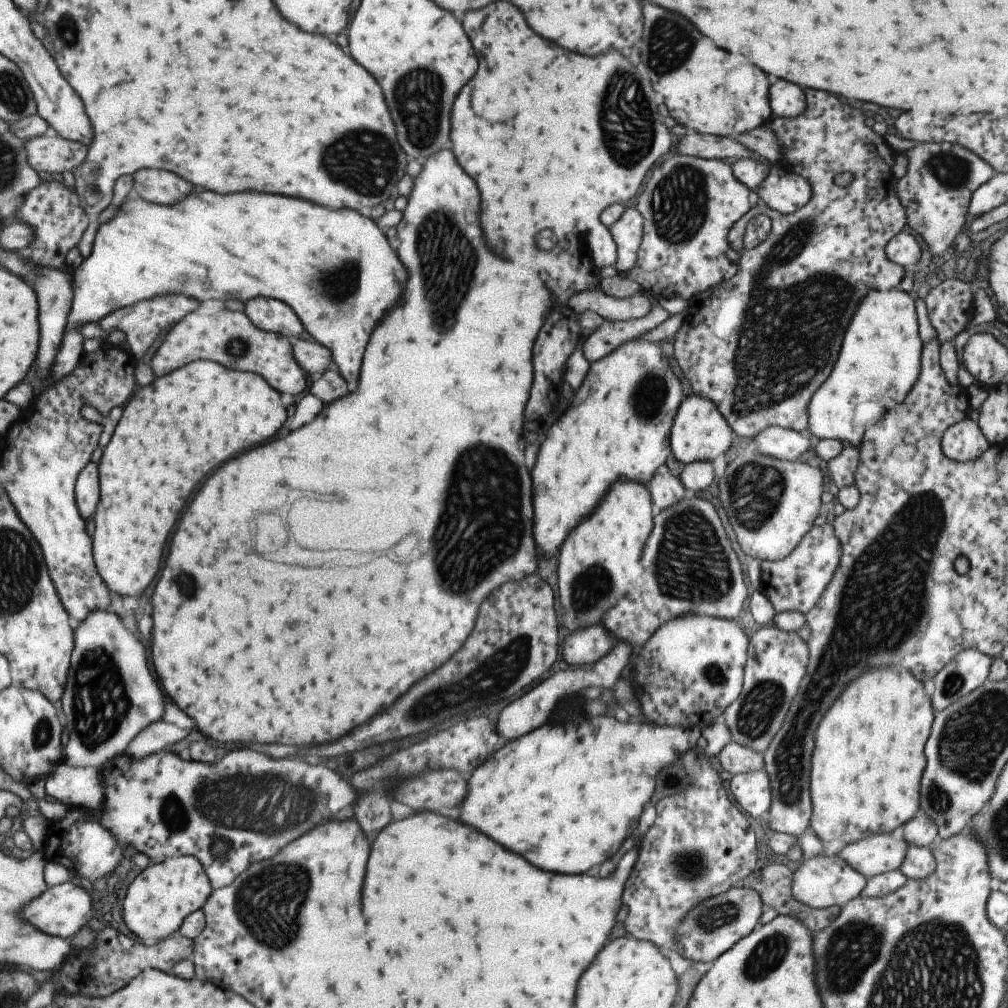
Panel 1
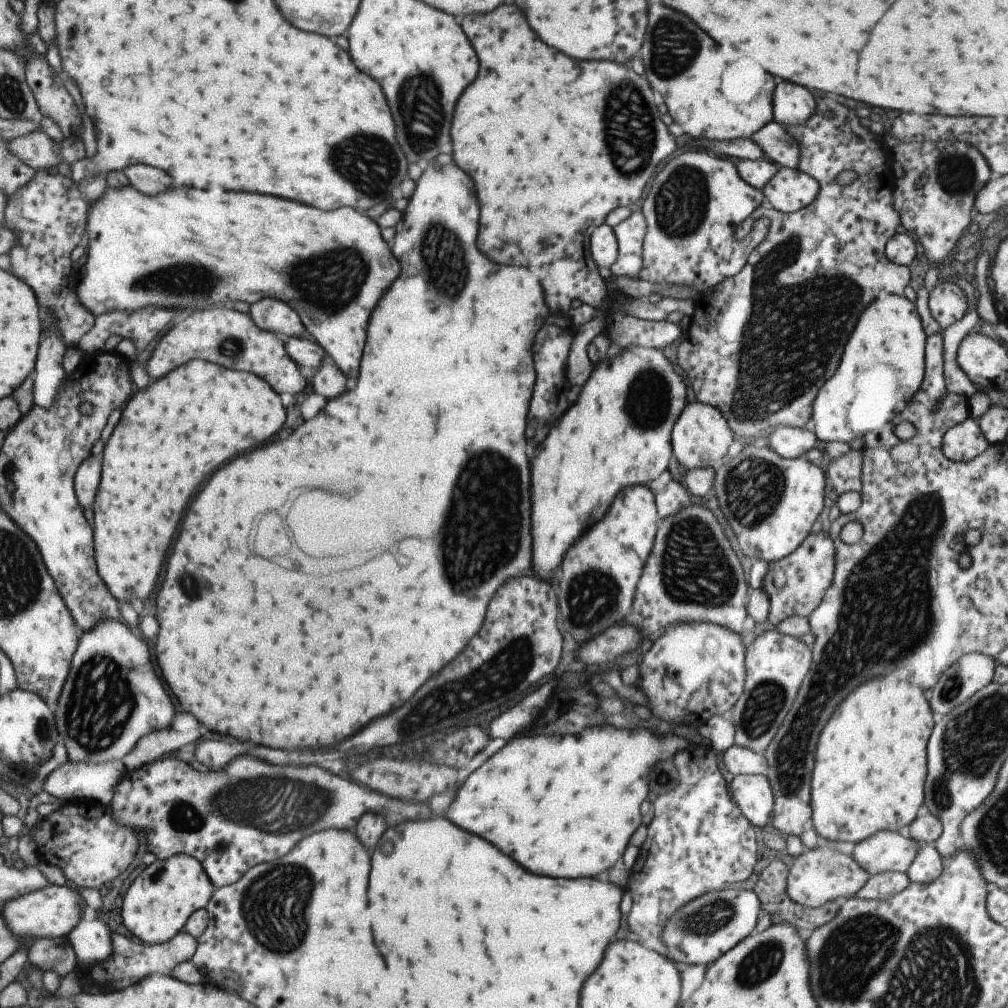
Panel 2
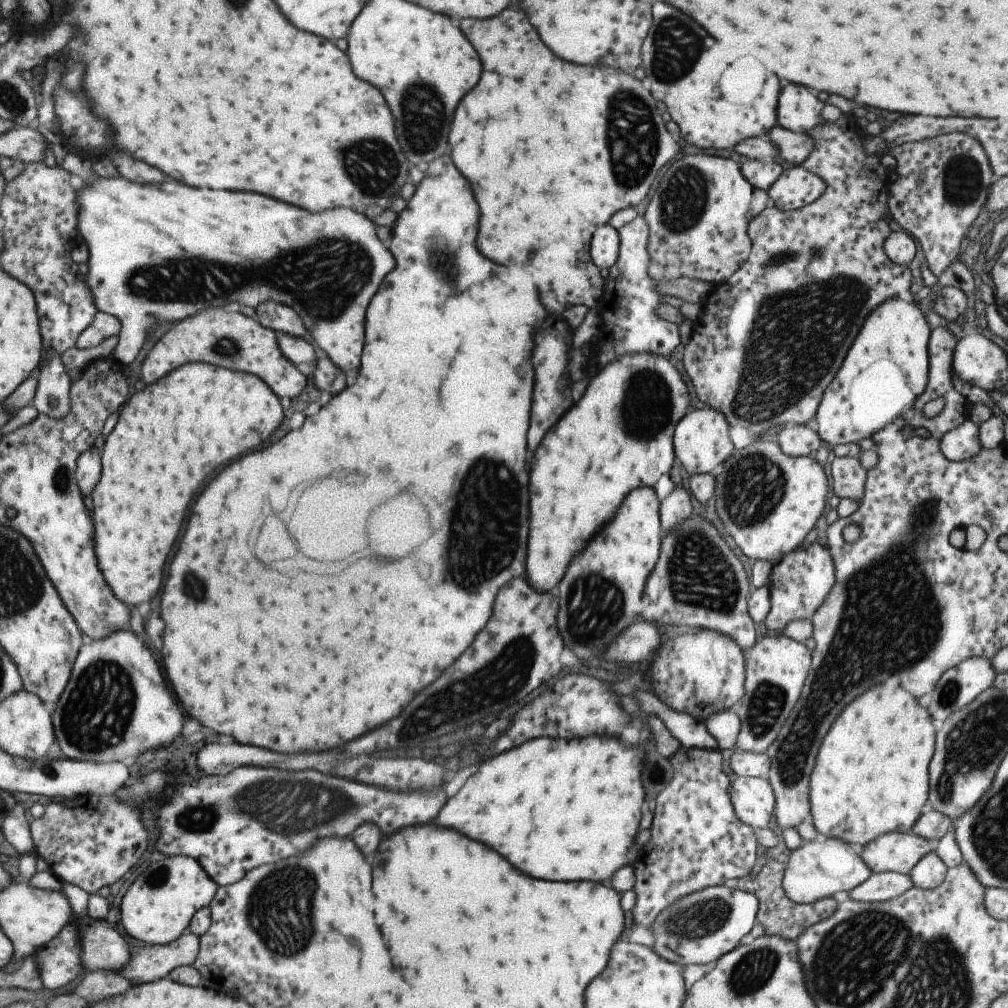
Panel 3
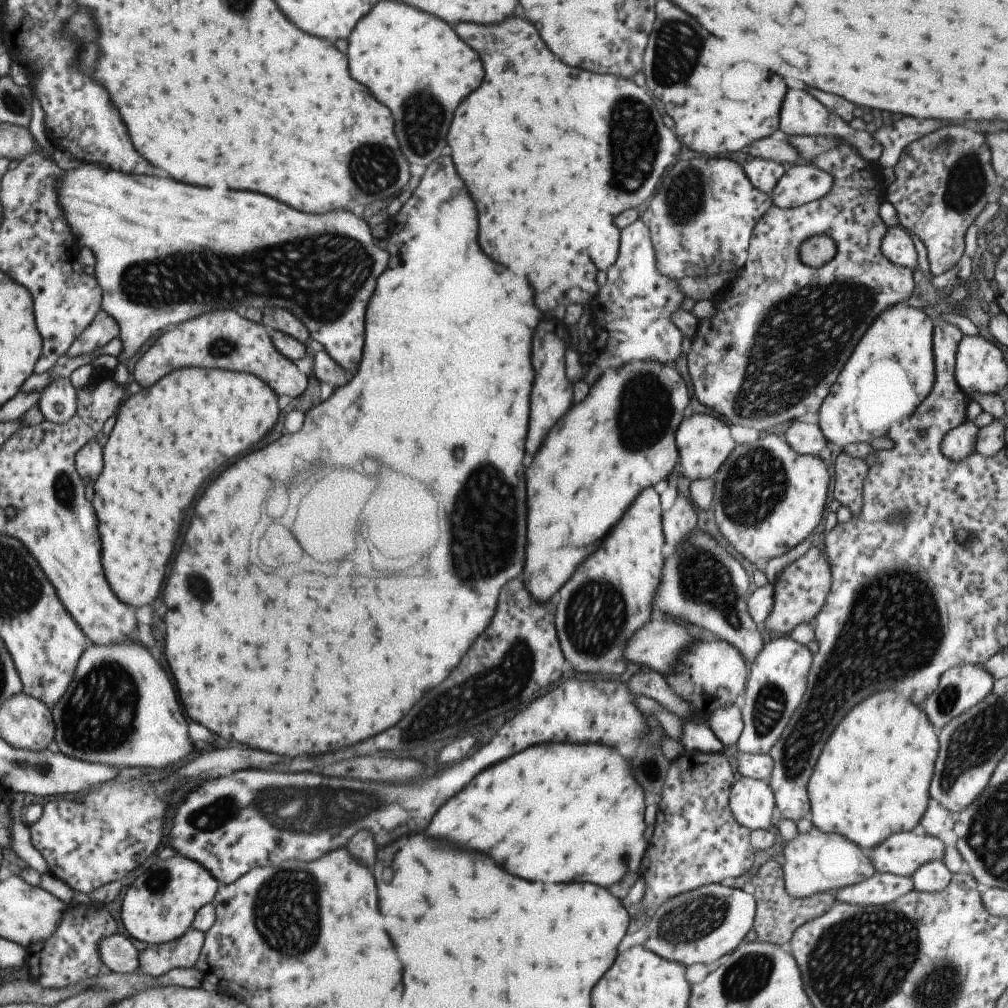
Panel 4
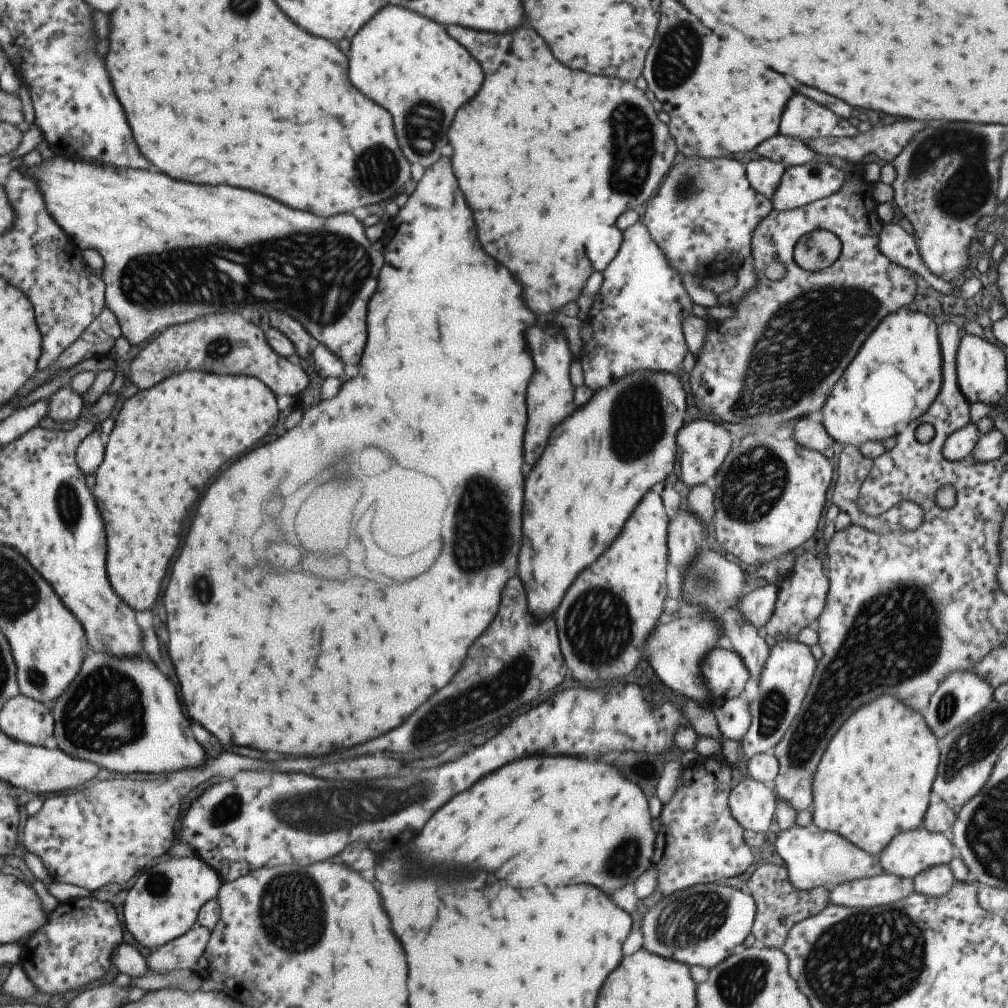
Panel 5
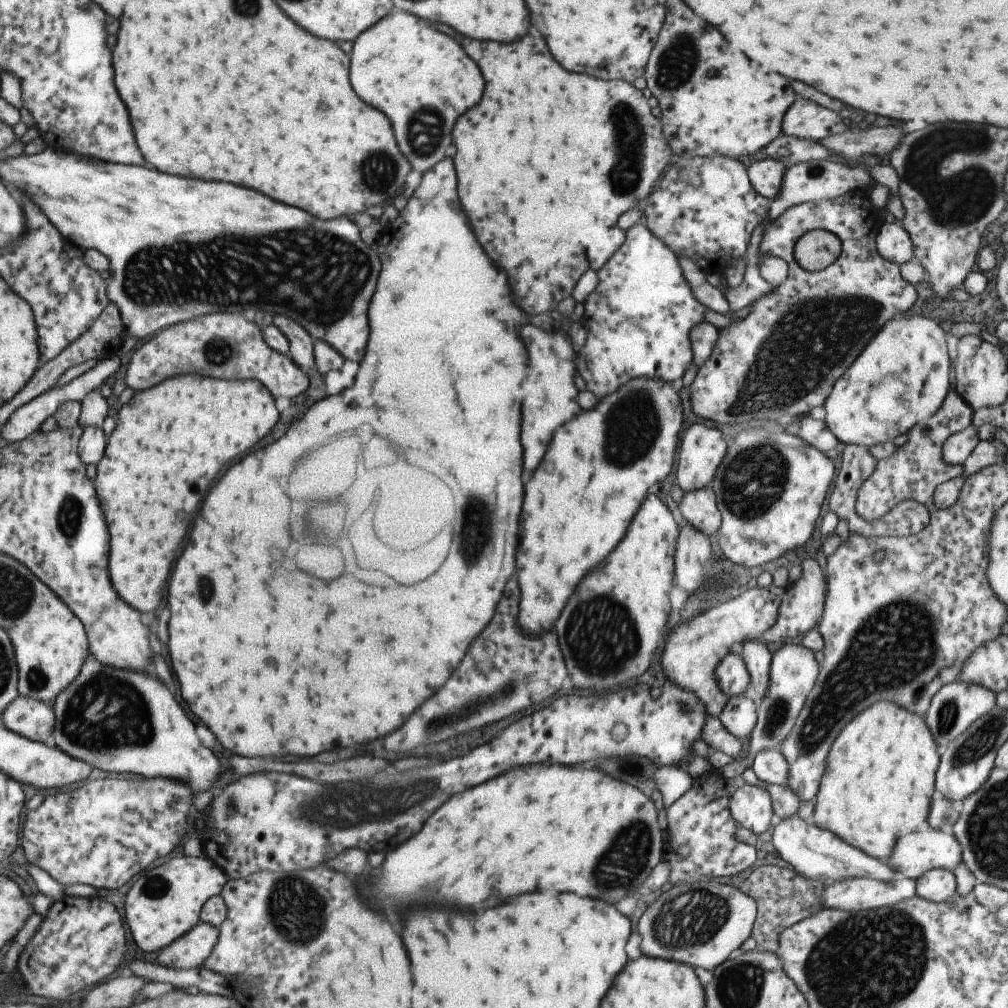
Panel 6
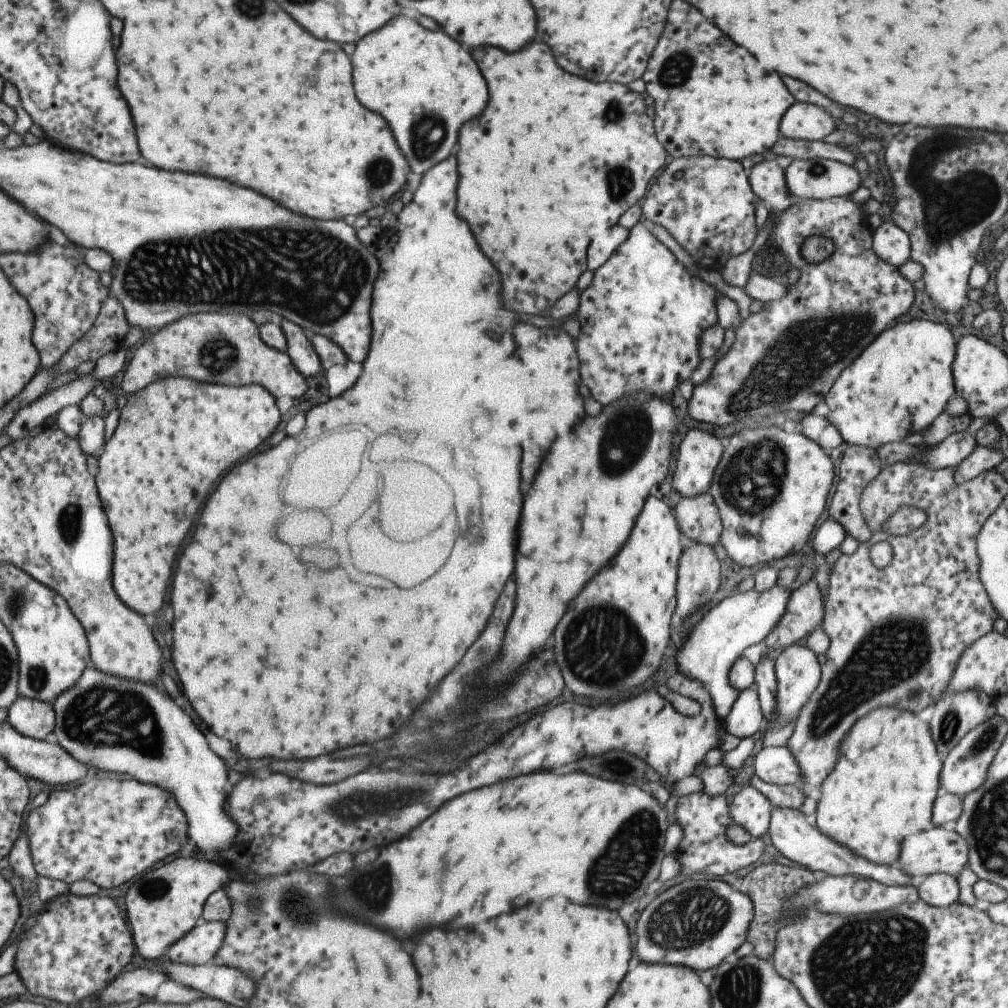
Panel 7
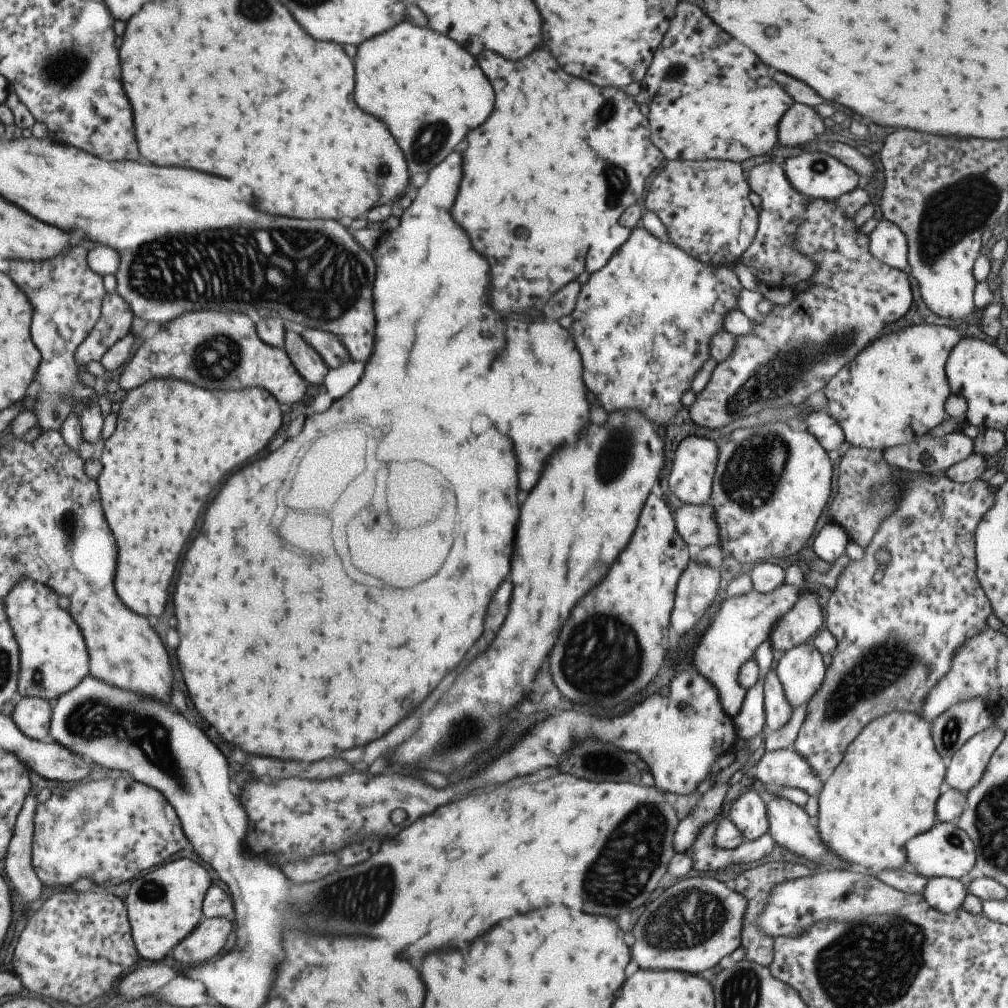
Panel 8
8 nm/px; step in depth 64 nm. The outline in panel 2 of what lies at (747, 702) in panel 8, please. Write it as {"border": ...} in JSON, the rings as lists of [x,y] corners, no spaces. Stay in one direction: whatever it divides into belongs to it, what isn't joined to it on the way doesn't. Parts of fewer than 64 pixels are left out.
{"border":[[[711,716],[697,730],[707,742],[709,750],[713,750],[715,754],[725,752],[729,746],[735,744],[735,722],[731,722],[729,716]]]}

